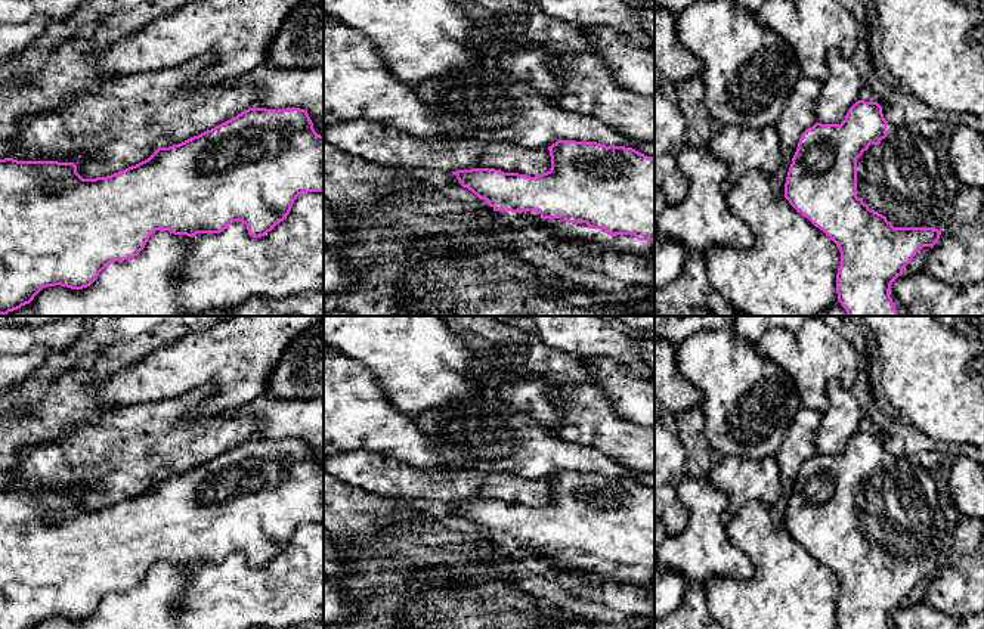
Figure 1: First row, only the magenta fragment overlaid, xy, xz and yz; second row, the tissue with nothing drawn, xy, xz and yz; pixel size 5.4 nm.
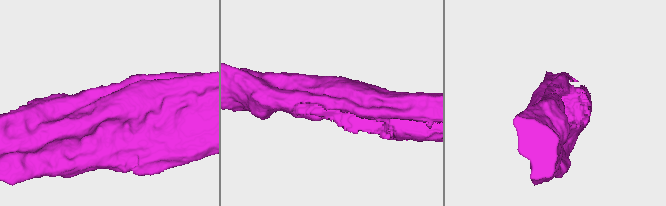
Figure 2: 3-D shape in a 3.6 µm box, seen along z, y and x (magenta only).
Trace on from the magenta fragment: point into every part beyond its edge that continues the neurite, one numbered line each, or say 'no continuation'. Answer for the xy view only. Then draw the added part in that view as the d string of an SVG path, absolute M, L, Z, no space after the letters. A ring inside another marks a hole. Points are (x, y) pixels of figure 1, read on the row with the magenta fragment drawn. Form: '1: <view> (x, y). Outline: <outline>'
no continuation

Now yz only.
1: yz (899, 177). Outline: M886 126L886 137L879 145L870 145L857 158L857 196L870 210L885 216L894 227L934 227L943 229L940 202L944 198L944 185L938 170L934 143L907 126Z

